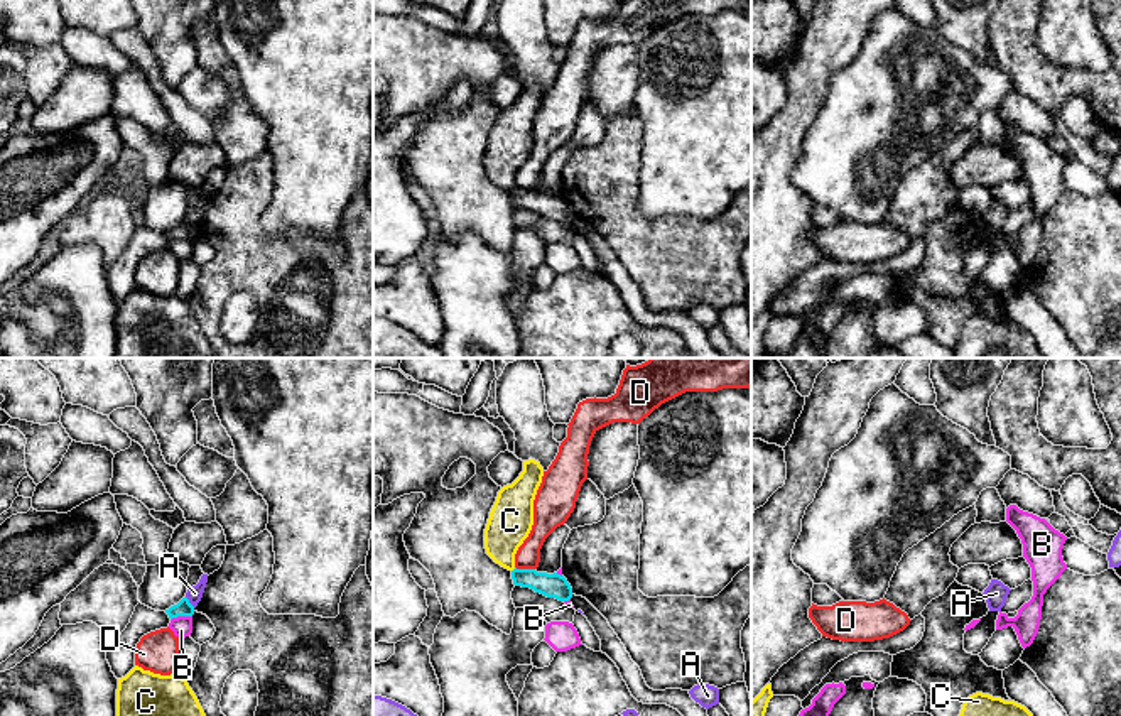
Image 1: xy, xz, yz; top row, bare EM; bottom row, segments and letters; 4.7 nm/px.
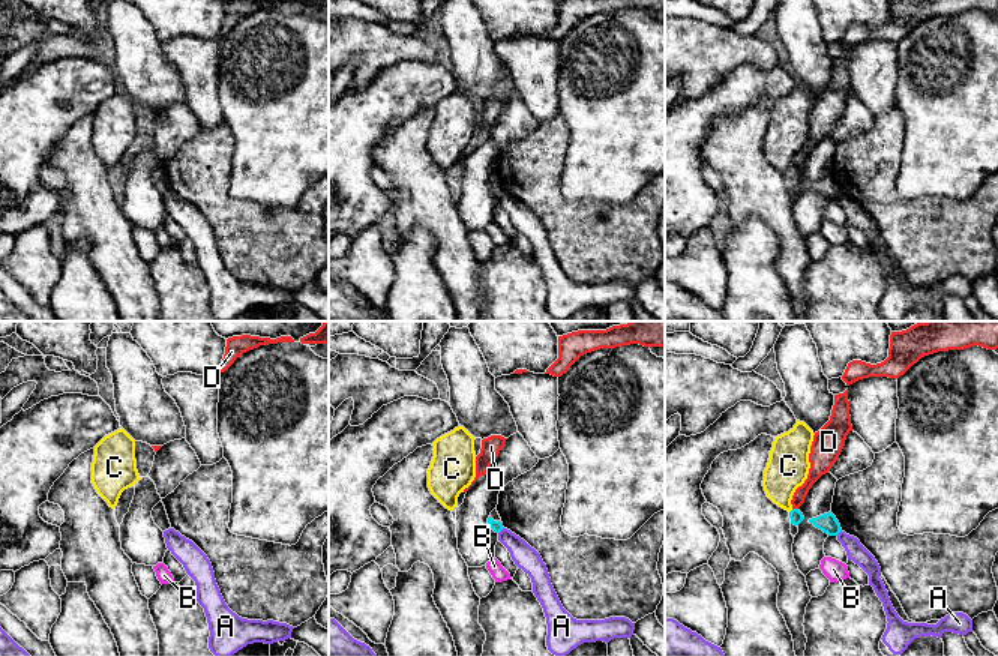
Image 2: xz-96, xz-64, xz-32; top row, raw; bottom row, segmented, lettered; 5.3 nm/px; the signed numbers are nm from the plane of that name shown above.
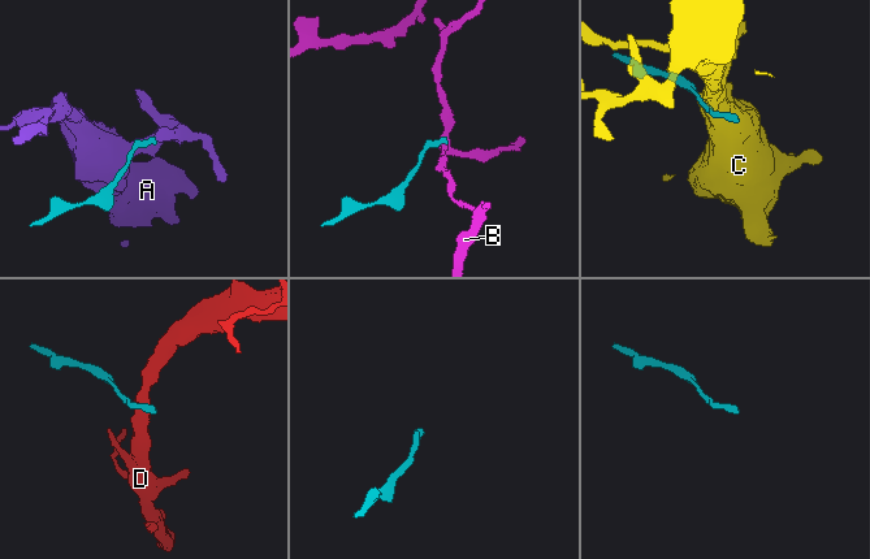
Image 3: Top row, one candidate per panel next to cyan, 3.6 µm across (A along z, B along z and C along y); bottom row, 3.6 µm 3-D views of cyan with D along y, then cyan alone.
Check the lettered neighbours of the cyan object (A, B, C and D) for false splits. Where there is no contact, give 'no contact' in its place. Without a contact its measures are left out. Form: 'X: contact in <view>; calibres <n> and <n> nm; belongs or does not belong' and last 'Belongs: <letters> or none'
A: contact in xy; calibres 80 and 70 nm; does not belong
B: contact in xy; calibres 80 and 100 nm; does not belong
C: contact in xz; calibres 110 and 220 nm; does not belong
D: contact in xz; calibres 110 and 120 nm; does not belong
Belongs: none

